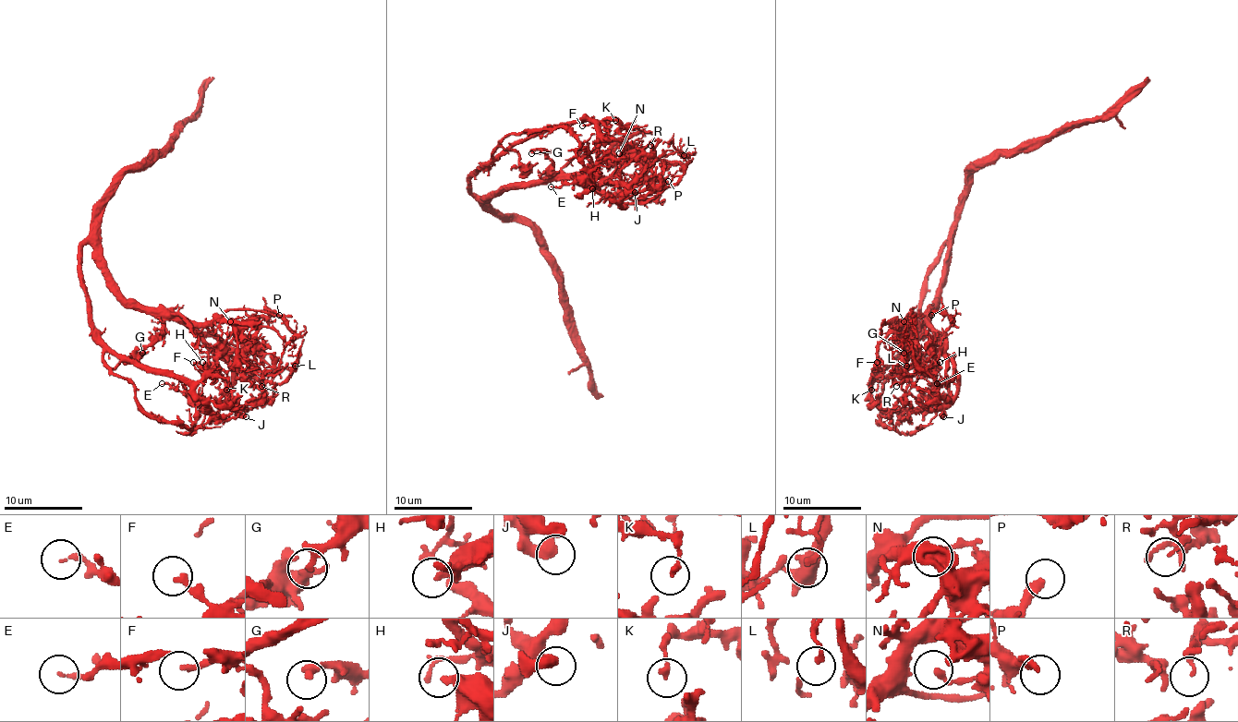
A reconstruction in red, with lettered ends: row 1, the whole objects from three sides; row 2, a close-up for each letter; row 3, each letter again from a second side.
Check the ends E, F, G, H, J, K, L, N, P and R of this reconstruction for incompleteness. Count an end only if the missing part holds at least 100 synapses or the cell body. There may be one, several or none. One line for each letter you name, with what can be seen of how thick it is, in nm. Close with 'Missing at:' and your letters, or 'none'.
Missing at: none

